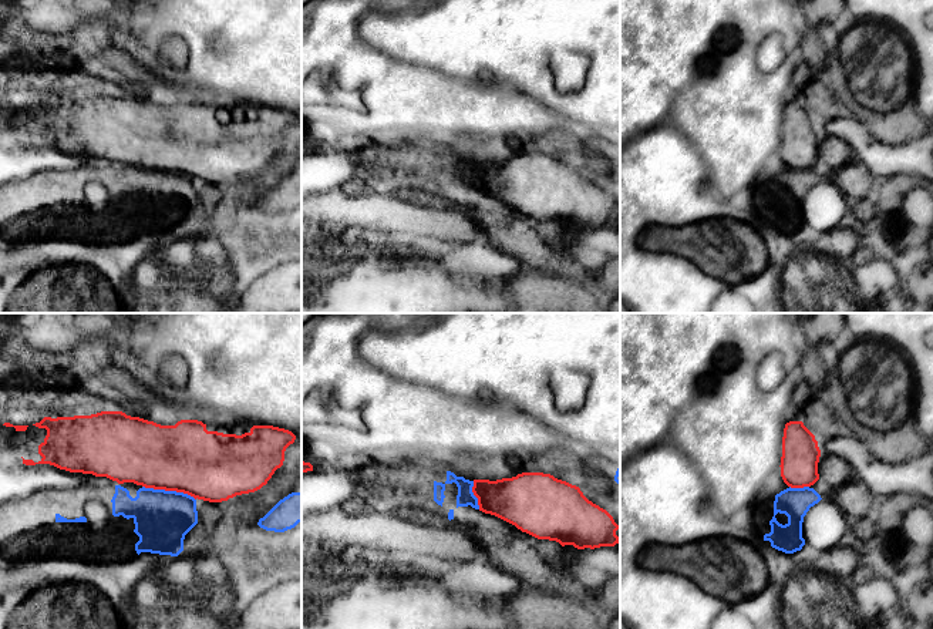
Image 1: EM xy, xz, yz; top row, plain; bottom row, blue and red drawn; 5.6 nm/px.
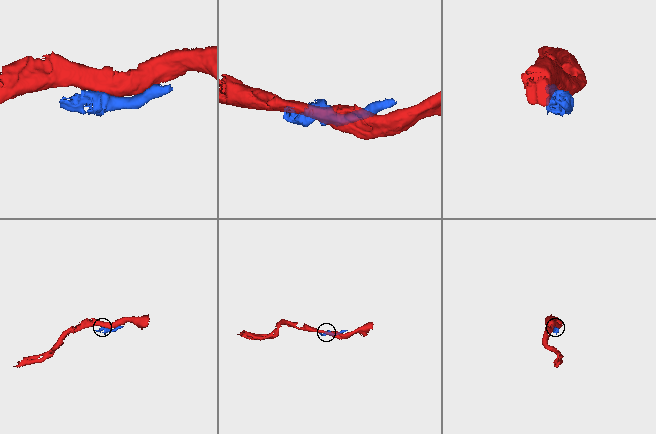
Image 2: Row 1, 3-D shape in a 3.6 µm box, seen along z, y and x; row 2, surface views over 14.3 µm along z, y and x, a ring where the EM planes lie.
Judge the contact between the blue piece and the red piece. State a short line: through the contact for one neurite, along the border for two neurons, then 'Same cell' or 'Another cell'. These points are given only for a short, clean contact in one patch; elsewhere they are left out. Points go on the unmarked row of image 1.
Another cell

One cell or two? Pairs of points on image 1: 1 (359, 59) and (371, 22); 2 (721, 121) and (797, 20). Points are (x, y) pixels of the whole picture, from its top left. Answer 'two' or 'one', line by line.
1: two
2: one

